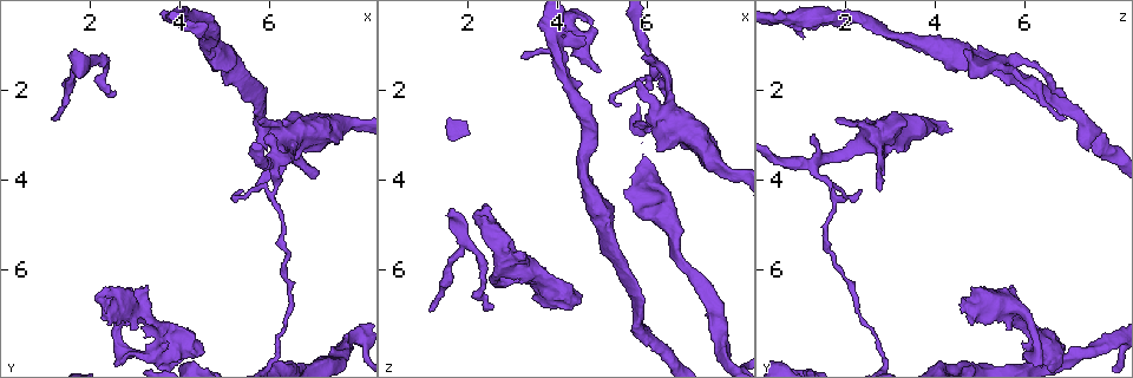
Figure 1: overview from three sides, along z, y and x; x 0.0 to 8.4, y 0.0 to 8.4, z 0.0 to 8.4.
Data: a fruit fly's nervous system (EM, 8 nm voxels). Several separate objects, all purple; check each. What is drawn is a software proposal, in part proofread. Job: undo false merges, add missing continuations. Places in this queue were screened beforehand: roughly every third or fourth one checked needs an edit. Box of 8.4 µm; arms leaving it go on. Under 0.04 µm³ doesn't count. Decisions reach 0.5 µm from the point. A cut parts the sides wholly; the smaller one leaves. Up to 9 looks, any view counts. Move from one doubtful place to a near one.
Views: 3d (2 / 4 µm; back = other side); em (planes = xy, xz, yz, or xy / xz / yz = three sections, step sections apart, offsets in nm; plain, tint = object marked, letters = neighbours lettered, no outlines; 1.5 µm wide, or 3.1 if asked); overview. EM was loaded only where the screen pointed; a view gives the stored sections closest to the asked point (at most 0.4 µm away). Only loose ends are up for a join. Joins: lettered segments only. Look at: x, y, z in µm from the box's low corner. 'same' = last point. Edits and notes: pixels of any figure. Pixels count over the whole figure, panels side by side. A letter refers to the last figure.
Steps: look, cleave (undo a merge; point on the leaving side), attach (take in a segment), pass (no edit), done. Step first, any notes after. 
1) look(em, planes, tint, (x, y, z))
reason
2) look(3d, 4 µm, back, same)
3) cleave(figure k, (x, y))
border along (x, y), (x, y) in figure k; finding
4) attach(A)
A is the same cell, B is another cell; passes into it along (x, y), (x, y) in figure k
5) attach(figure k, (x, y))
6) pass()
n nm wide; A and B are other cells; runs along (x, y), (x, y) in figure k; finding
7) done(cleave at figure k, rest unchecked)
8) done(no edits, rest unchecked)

look(em, planes, letters, (2.55, 2.05, 6.80))
free end

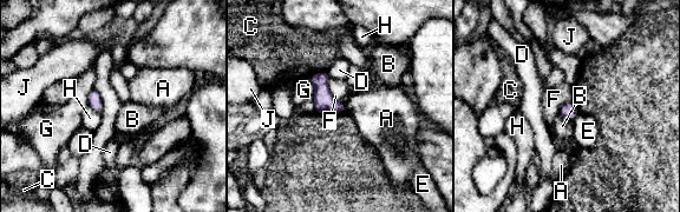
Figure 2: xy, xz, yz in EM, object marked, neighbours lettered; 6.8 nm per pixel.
pass()
A, B, C, D, E, F, G, H and J are other cells; border along (329, 78), (331, 95), (345, 103) in figure 2; none of them fits

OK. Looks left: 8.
look(3d, 2 µm, (1.60, 1.10, 4.65))
an open end

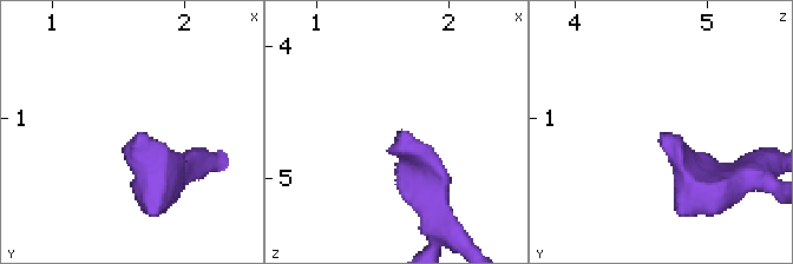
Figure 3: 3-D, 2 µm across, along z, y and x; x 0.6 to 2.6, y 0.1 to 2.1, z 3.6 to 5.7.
look(em, planes, letters, (1.64, 1.12, 4.64))
shape alone is not enough

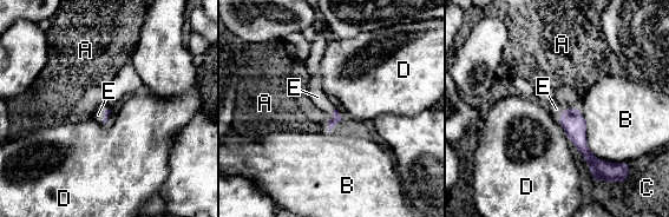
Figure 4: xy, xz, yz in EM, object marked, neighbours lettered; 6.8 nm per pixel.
attach(E)
E is the same cell, A, B, C and D are other cells; it goes on there

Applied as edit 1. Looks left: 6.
done(attach at figure 4, rest unchecked)

